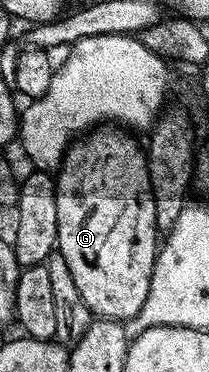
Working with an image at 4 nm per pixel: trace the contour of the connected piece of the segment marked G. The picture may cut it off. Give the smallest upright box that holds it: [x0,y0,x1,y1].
[55,125,159,321]

